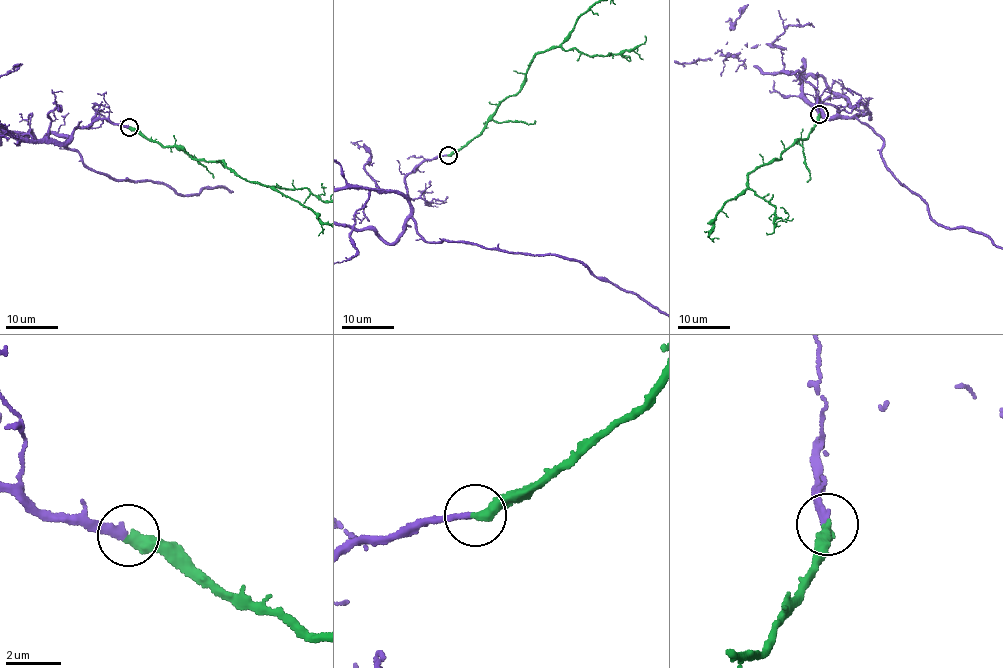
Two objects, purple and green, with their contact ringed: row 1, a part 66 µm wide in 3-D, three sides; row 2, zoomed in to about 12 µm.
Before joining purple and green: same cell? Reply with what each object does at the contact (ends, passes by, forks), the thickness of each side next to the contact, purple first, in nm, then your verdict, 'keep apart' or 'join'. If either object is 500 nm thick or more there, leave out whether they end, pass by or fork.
purple ends there; green ends there; 280 nm thick on the purple side, 400 nm on the other; join

